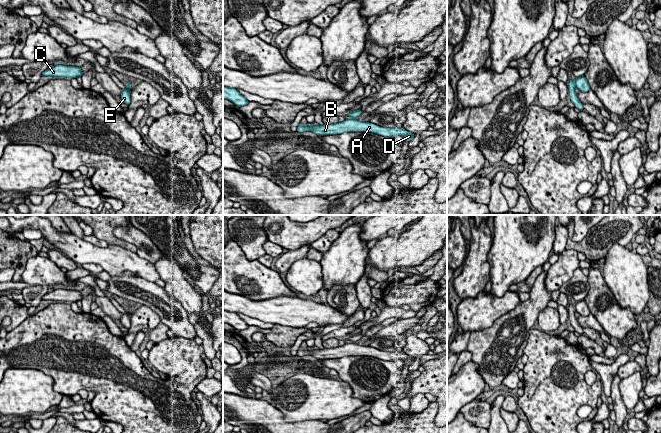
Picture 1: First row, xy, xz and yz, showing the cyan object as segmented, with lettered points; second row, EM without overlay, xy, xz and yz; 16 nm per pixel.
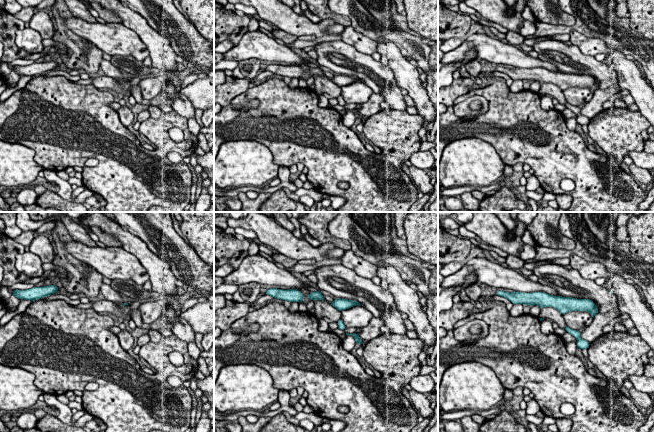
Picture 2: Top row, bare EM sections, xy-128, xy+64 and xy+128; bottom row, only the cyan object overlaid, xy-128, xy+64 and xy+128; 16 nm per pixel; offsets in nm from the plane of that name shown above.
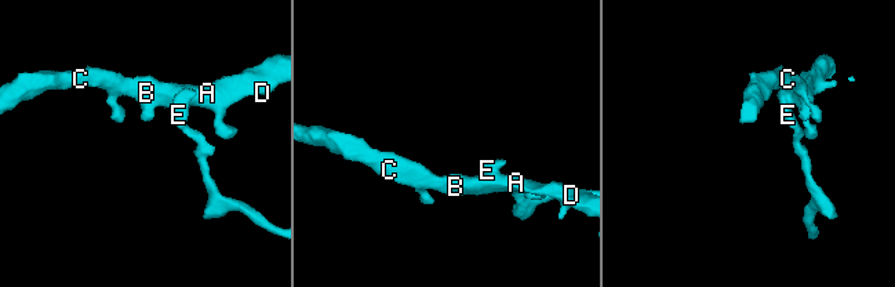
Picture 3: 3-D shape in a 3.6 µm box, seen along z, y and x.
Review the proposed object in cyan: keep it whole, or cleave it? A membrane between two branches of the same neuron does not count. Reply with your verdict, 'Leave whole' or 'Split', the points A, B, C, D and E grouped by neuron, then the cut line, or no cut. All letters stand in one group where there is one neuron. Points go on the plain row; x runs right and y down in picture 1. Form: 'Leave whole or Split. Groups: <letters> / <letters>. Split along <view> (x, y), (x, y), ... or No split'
Split. Groups: A B C D / E. Split along yz (573, 306), (575, 310)

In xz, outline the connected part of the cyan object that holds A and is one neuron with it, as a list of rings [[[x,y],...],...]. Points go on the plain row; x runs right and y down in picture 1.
[[[353,342],[335,348],[324,348],[322,350],[311,349],[309,347],[307,349],[298,349],[297,356],[303,357],[306,355],[311,355],[318,360],[337,359],[346,356],[371,356],[384,361],[394,361],[400,359],[408,366],[410,366],[415,361],[414,358],[410,357],[404,352],[380,351],[373,347],[357,345]]]

